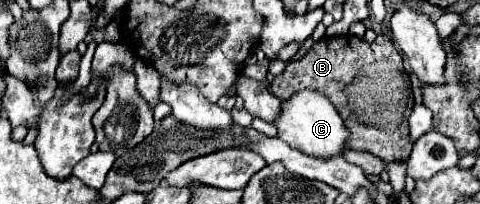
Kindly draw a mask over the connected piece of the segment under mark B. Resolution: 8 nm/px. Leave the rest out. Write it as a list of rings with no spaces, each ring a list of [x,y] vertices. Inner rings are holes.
[[[351,33],[341,37],[323,37],[321,41],[313,43],[313,47],[297,61],[291,61],[281,75],[277,75],[269,87],[269,91],[279,97],[281,101],[291,99],[291,95],[297,95],[303,89],[319,91],[325,95],[333,107],[339,111],[341,119],[351,131],[351,137],[357,139],[357,151],[367,151],[383,159],[385,163],[391,161],[405,161],[411,153],[413,143],[409,141],[409,125],[407,119],[413,109],[413,95],[409,77],[403,69],[403,59],[399,57],[397,49],[389,41],[389,37],[379,35],[373,43],[367,43],[365,39],[359,39]]]

